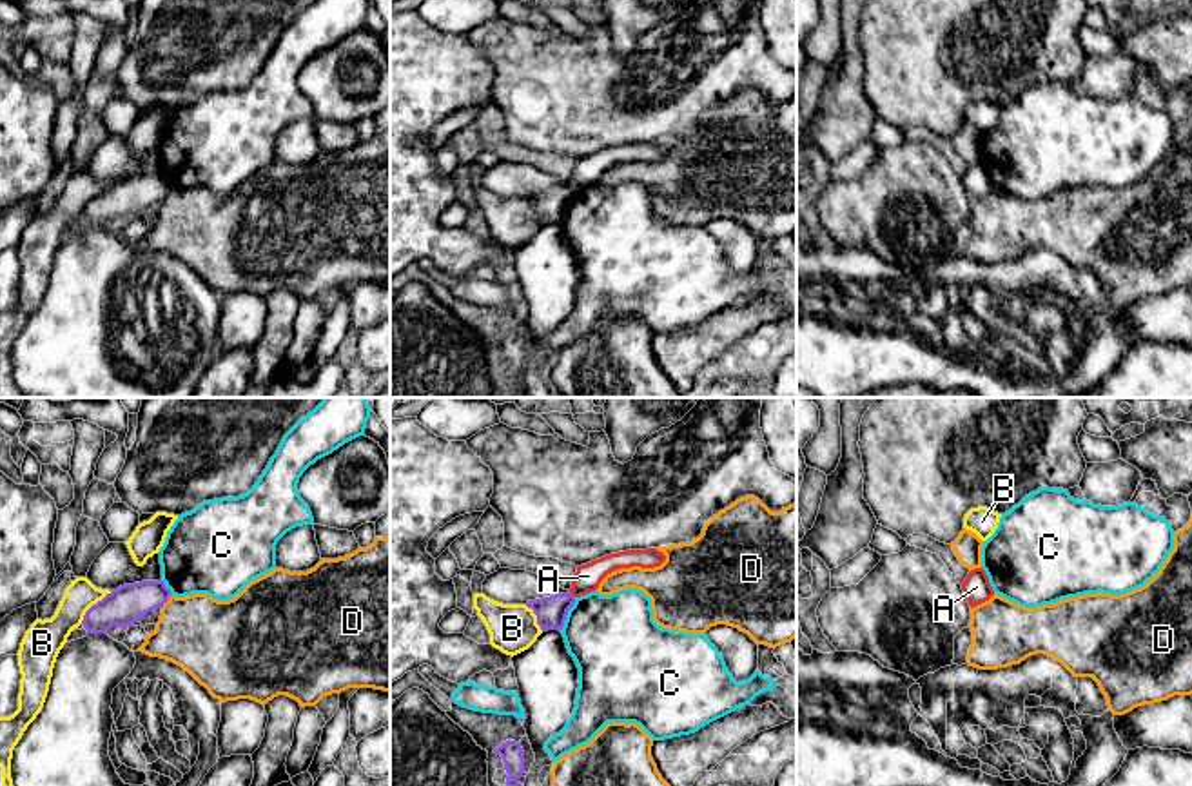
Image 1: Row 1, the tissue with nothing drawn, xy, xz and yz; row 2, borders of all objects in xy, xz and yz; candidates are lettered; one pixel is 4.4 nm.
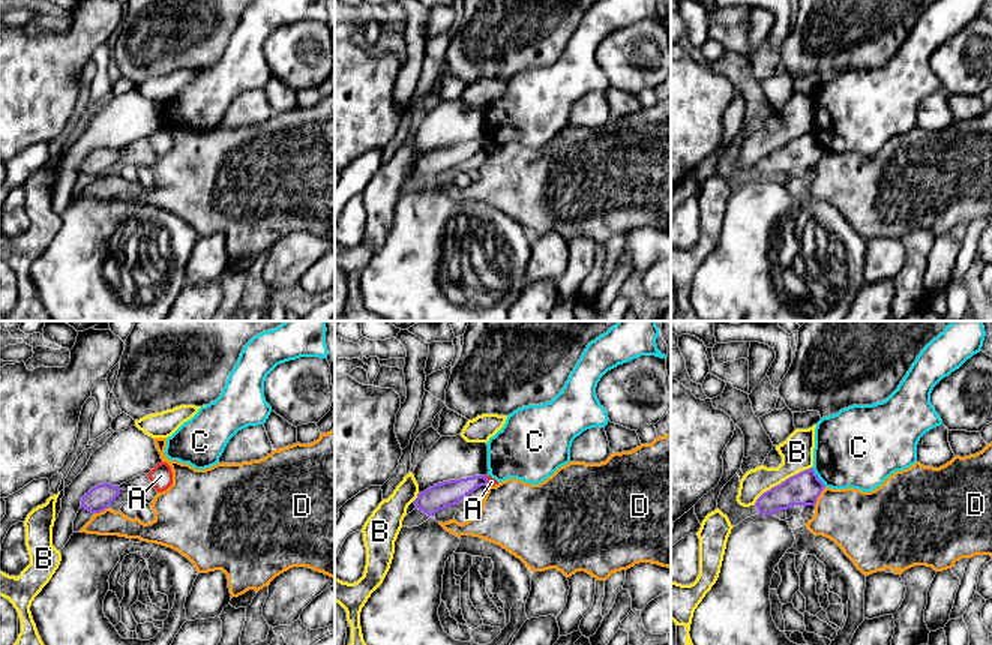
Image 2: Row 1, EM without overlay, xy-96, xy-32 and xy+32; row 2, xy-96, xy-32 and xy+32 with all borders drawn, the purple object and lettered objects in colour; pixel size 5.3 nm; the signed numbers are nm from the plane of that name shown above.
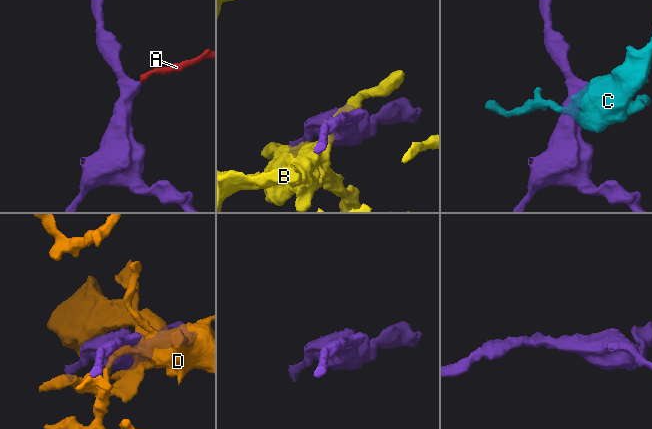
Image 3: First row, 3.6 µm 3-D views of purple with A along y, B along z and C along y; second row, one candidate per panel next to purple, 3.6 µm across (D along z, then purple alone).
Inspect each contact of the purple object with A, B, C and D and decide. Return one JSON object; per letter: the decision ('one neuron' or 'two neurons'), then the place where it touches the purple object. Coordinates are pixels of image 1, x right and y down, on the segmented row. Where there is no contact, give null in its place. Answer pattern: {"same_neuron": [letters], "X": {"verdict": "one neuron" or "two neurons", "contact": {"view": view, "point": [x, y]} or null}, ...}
{"same_neuron": [], "A": {"verdict": "two neurons", "contact": {"view": "xz", "point": [572, 596]}}, "B": {"verdict": "two neurons", "contact": {"view": "xy", "point": [93, 605]}}, "C": {"verdict": "two neurons", "contact": {"view": "xz", "point": [566, 614]}}, "D": {"verdict": "two neurons", "contact": {"view": "xy", "point": [167, 599]}}}

